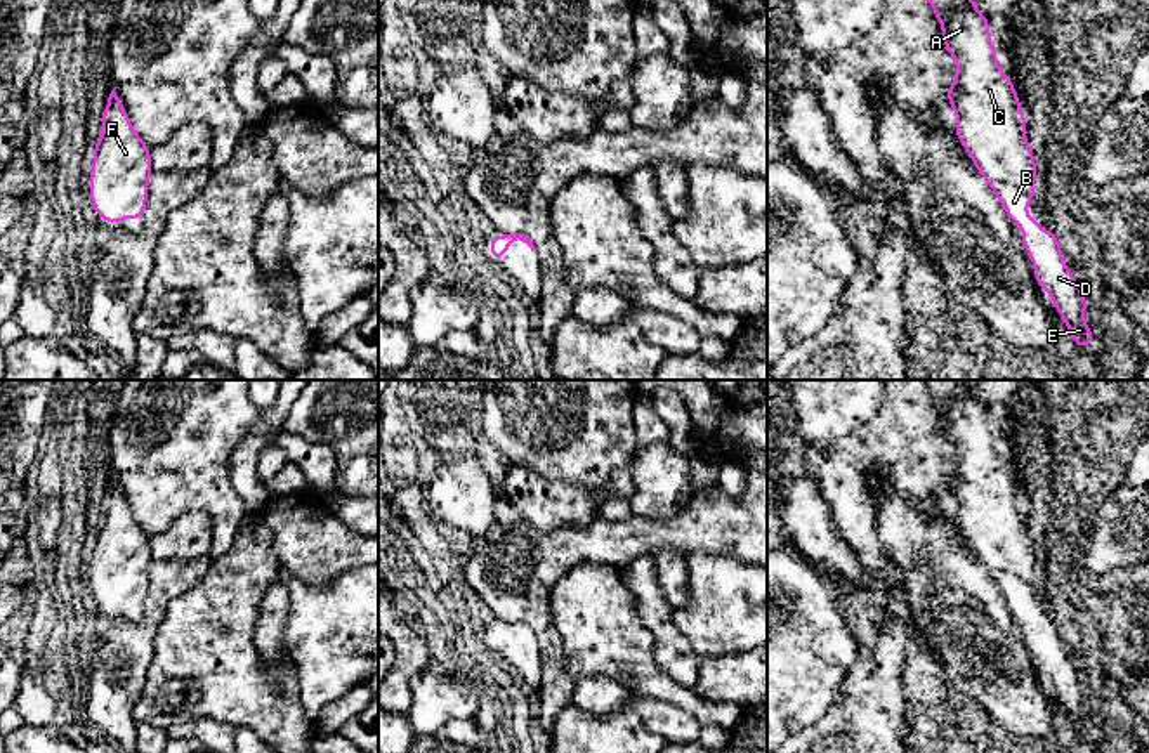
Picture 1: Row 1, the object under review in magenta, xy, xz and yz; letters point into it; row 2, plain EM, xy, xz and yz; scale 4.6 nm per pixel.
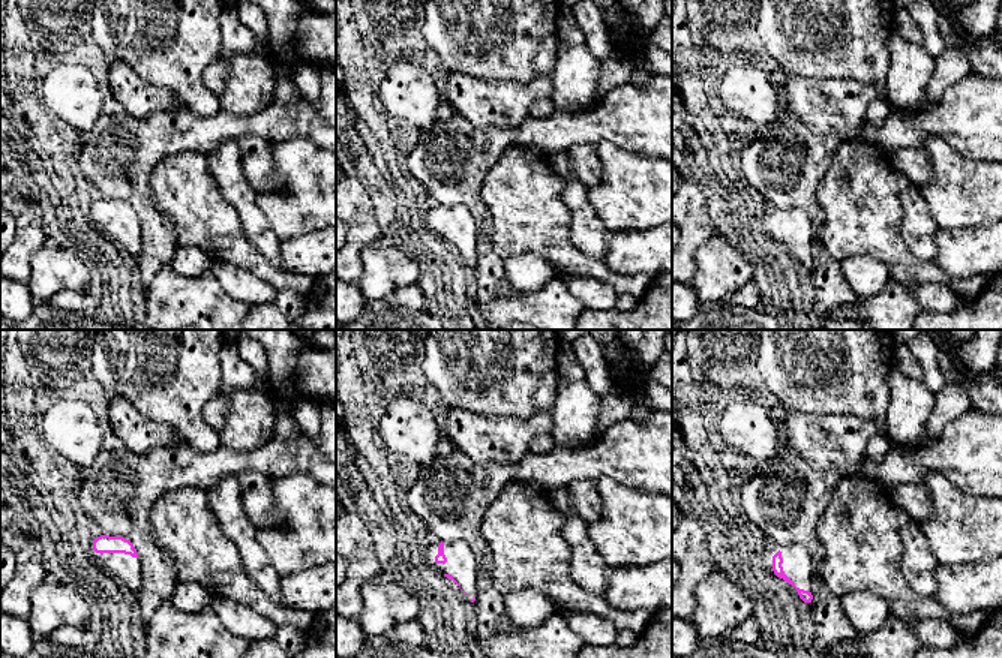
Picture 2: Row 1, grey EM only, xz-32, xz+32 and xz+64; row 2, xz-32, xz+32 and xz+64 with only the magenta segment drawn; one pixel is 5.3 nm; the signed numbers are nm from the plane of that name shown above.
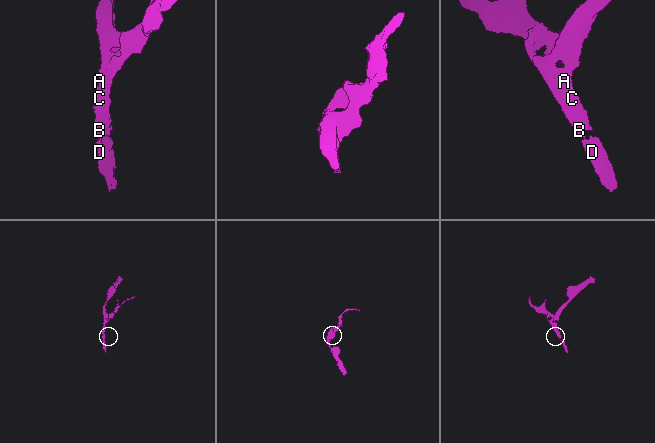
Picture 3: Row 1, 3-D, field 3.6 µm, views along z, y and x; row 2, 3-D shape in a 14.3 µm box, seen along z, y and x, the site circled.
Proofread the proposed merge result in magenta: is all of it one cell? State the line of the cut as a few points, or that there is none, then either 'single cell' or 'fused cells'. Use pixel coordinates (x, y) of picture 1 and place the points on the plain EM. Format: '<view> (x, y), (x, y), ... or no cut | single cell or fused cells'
no cut | single cell

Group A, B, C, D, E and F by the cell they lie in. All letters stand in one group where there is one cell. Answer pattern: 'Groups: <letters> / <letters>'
Groups: A B C D E F

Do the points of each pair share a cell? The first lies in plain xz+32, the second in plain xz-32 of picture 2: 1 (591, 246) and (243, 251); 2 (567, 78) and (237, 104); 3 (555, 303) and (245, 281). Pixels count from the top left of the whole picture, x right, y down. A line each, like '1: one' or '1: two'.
1: two
2: one
3: two

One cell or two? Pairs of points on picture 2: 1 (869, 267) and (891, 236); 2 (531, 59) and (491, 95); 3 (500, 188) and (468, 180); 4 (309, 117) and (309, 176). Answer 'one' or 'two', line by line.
1: two
2: two
3: two
4: two

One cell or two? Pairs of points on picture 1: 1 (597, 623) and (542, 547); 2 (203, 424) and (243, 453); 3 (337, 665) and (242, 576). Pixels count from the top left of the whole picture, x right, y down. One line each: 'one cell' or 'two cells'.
1: two cells
2: two cells
3: two cells

